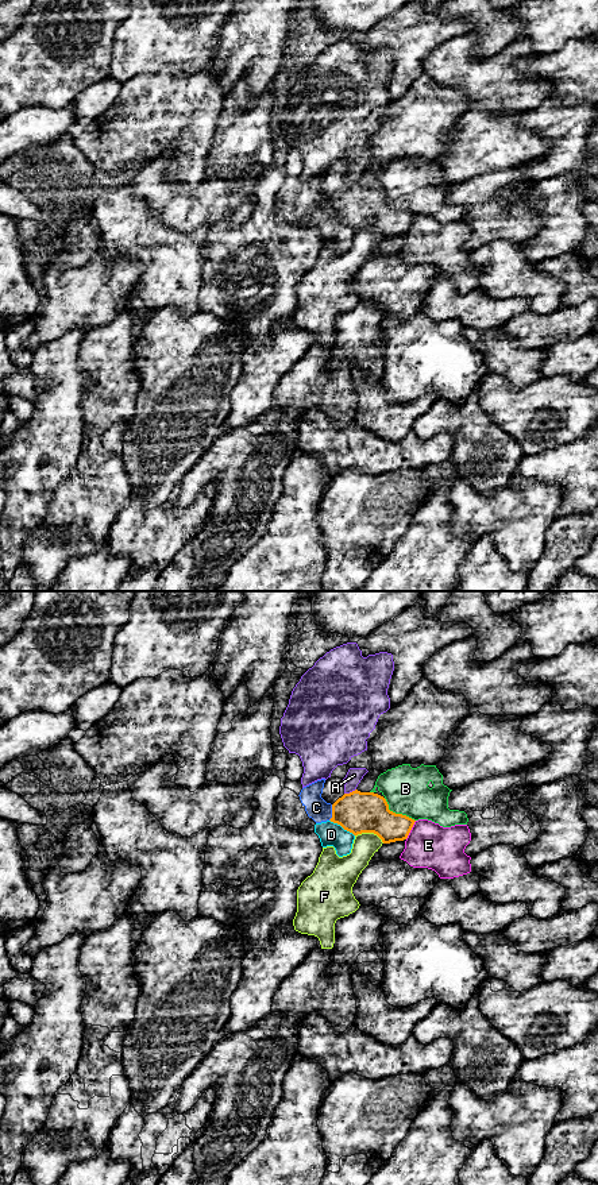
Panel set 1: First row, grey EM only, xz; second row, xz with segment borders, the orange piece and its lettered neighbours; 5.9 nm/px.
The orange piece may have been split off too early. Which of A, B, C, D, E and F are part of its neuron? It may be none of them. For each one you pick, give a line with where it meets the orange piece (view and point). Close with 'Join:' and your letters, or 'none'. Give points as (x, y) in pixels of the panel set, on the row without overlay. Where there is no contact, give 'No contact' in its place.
Join: none

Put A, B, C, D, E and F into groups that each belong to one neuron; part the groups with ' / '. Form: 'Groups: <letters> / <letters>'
Groups: A / B / C D / E / F

